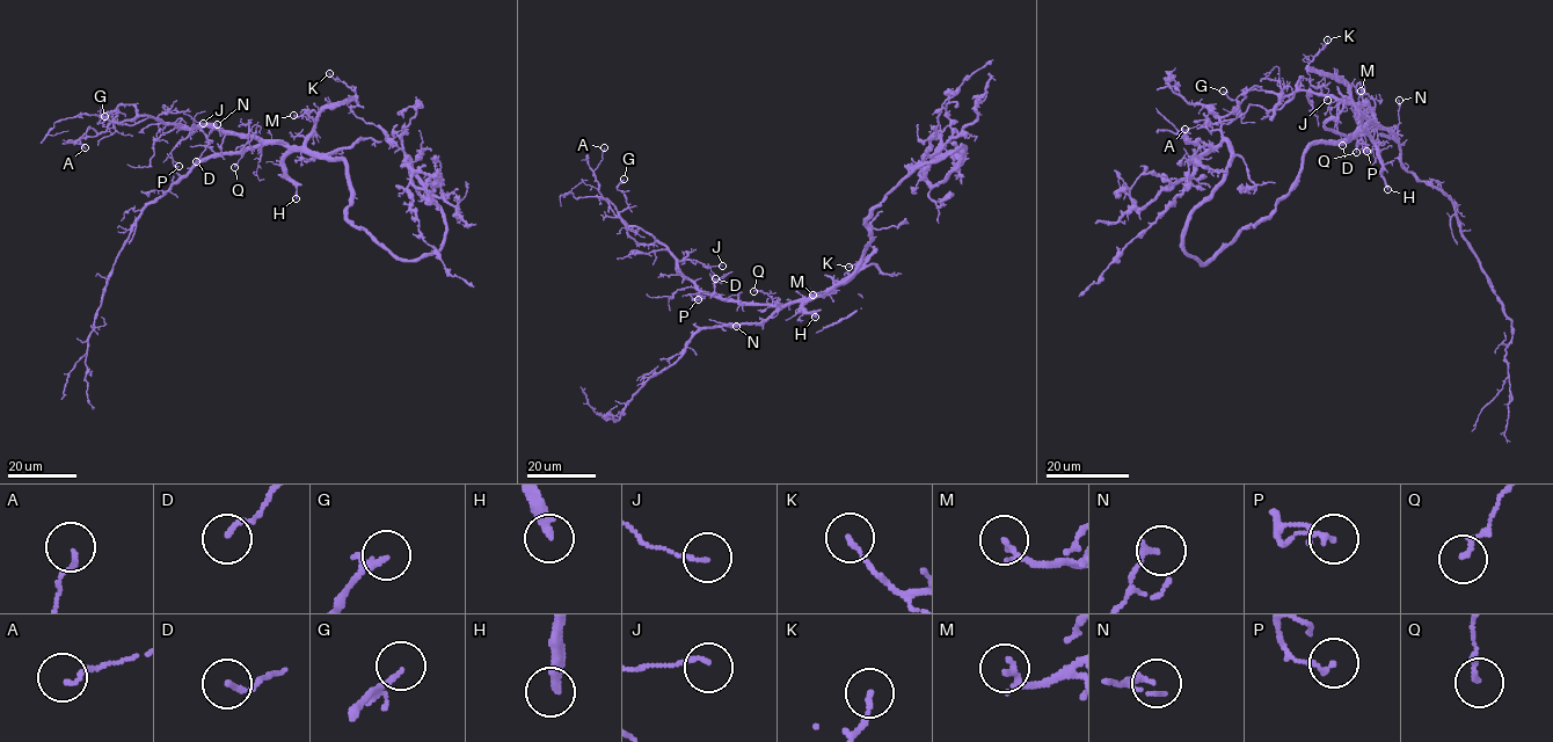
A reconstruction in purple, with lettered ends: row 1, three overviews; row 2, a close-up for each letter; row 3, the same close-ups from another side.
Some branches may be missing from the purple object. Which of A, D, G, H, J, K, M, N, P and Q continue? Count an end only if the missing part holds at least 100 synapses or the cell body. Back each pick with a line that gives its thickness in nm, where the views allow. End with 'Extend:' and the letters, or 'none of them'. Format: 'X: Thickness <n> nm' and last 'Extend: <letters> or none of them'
H: Thickness 320 nm
Extend: H

